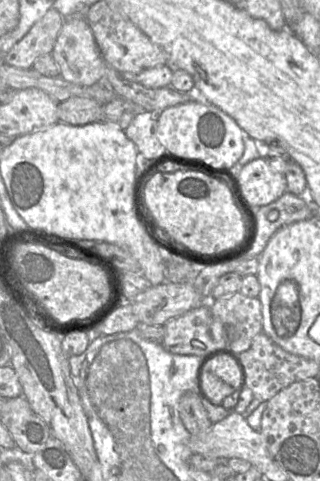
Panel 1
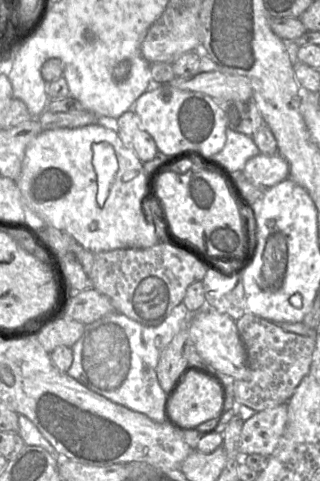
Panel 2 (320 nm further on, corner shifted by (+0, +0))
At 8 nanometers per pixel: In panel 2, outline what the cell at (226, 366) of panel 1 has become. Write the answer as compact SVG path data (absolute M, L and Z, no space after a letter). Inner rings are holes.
M190 372L185 375L177 386L169 393L165 403L166 421L178 430L195 428L197 425L216 416L222 416L224 398L220 387L208 377Z

